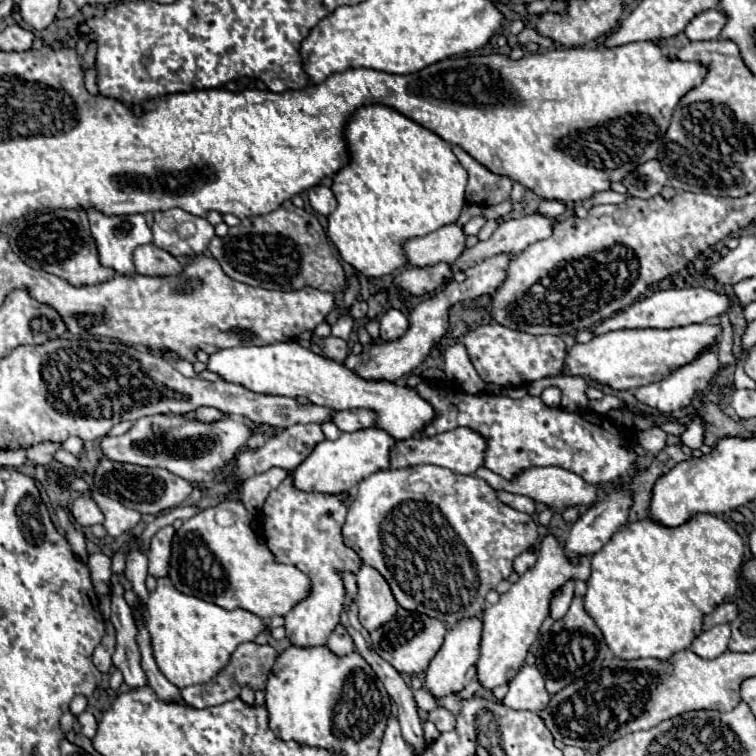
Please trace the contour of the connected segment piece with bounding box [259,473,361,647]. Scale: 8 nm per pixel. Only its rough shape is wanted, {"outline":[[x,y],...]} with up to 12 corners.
{"outline":[[293,475],[259,511],[275,561],[311,581],[287,615],[293,645],[325,645],[359,555],[341,527],[347,495],[305,493]]}

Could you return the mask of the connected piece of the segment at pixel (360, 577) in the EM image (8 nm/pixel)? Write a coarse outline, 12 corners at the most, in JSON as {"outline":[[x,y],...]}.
{"outline":[[371,565],[357,573],[359,621],[367,631],[399,609],[389,583]]}

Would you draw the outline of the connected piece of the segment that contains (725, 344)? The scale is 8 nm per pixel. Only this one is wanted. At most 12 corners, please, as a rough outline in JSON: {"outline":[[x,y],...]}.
{"outline":[[726,314],[718,343],[720,365],[736,365],[733,327]]}

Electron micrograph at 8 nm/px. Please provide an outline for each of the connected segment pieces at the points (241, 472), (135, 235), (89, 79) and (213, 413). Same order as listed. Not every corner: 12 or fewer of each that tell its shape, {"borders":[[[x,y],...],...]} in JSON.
{"borders":[[[317,423],[291,425],[235,459],[235,481],[271,467],[293,471],[325,439]],[[87,211],[99,259],[133,273],[133,249],[153,241],[141,213]],[[93,65],[85,73],[85,87],[98,95],[97,68]],[[211,407],[187,413],[199,421],[211,423],[215,419],[225,417],[225,413]]]}

